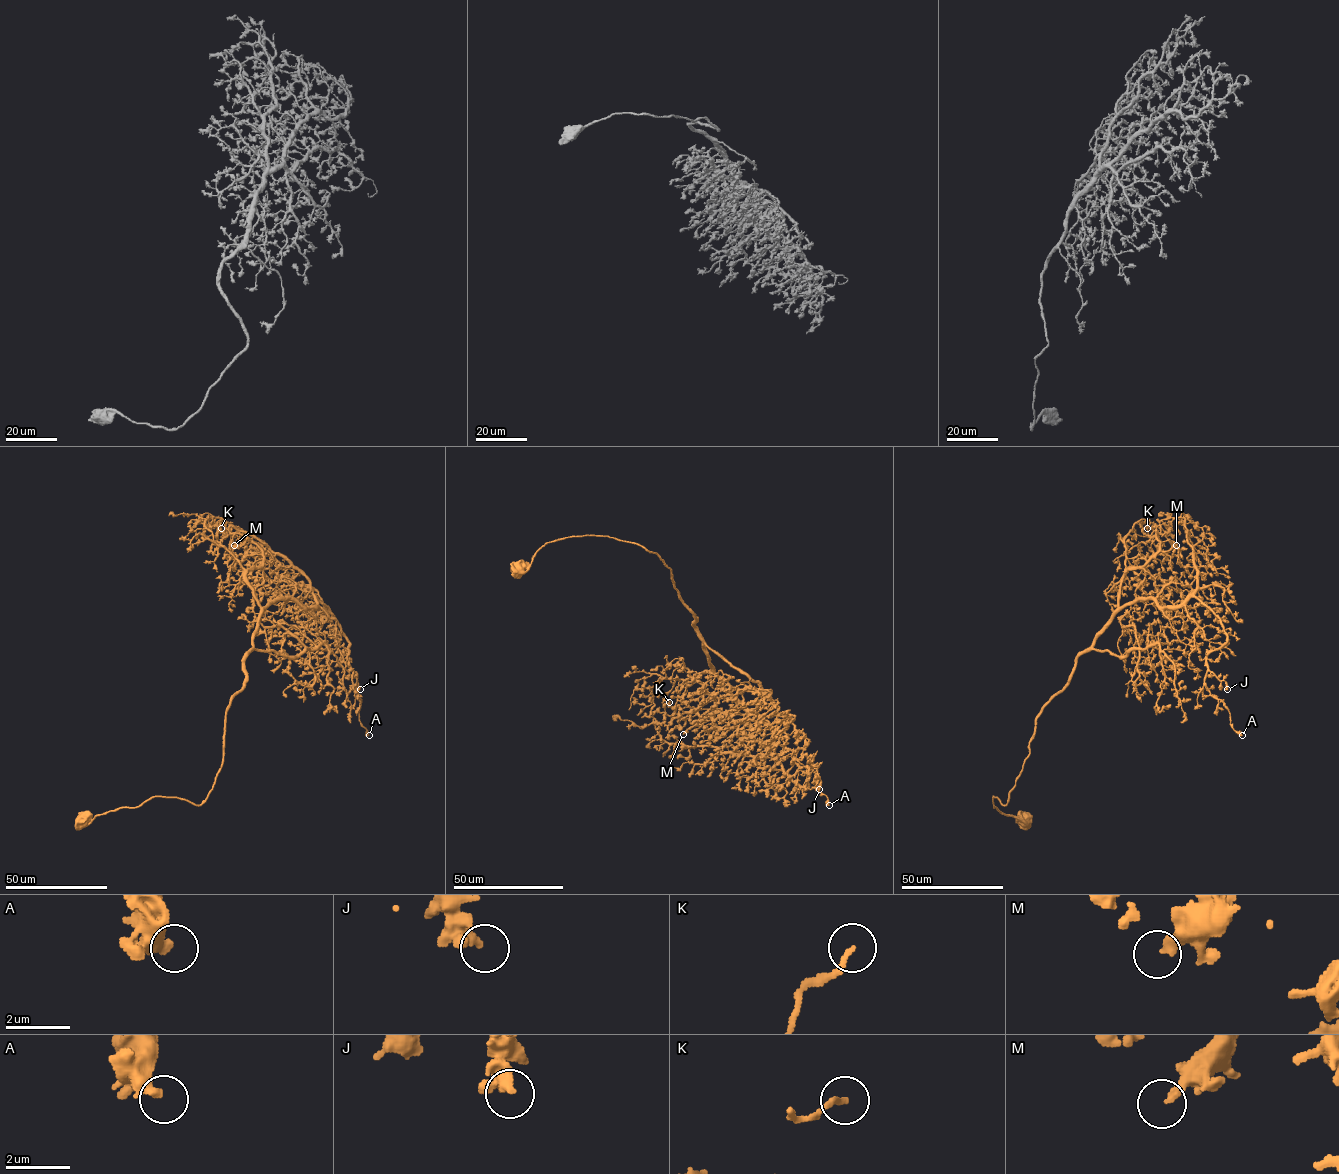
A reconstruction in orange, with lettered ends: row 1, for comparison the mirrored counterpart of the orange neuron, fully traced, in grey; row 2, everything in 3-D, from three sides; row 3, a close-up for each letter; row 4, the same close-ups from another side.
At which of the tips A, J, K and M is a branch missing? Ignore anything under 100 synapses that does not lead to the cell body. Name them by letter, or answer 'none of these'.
none of these

